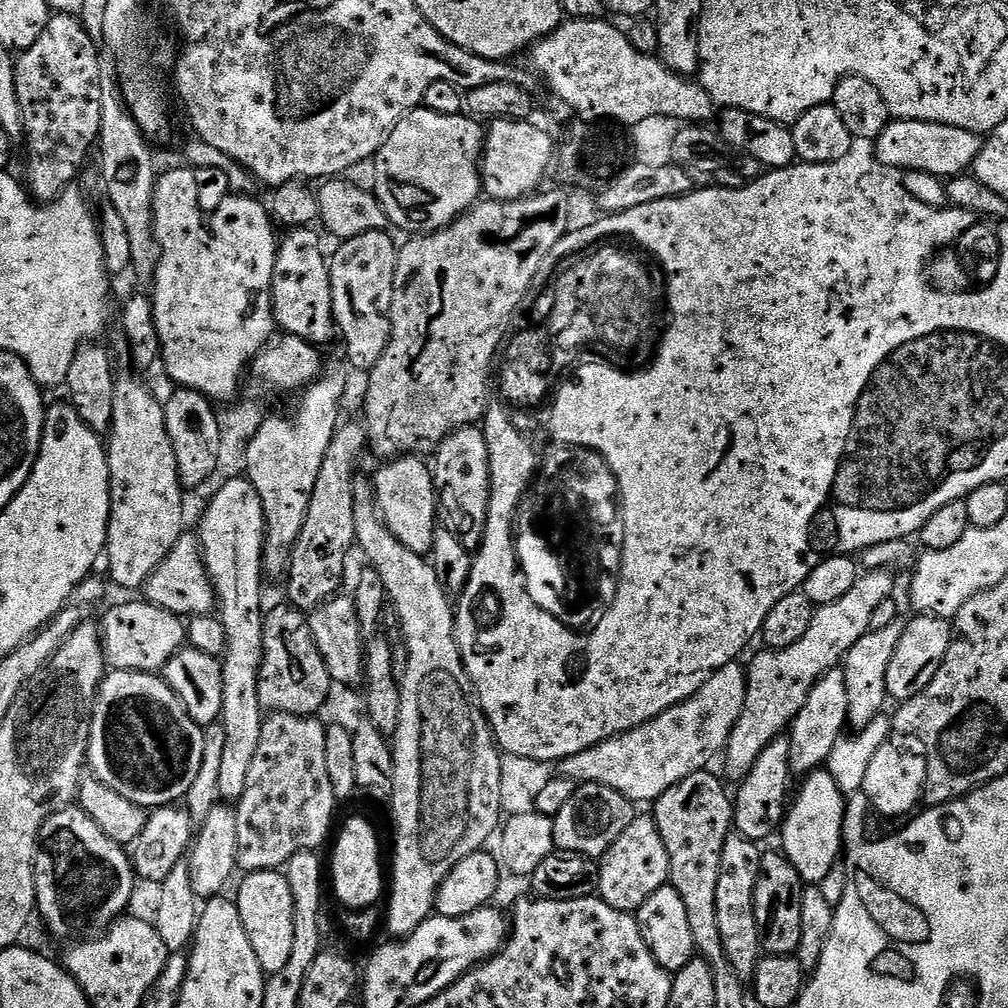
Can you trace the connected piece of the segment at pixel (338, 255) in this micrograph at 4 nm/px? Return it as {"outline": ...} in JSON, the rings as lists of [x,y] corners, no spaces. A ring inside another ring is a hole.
{"outline":[[[387,231],[359,234],[339,245],[336,253],[331,253],[328,269],[332,279],[332,301],[334,302],[334,318],[339,335],[344,336],[344,352],[348,360],[356,368],[370,370],[386,354],[392,323],[388,312],[392,308],[394,298],[394,270],[398,266],[398,251]]]}

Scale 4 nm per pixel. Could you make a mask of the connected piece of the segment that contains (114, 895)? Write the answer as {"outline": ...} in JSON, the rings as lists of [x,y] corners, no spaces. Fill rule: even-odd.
{"outline":[[[79,806],[63,808],[44,823],[40,851],[36,854],[36,907],[39,919],[41,916],[48,923],[54,935],[75,941],[107,932],[129,911],[137,879],[129,849],[114,842]]]}

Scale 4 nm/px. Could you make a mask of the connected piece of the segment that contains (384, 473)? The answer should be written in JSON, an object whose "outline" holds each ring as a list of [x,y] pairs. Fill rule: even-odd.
{"outline":[[[409,454],[389,459],[374,475],[376,504],[385,526],[392,531],[394,538],[410,550],[421,554],[431,553],[432,543],[438,527],[436,506],[436,481],[431,467],[423,464],[421,457]]]}

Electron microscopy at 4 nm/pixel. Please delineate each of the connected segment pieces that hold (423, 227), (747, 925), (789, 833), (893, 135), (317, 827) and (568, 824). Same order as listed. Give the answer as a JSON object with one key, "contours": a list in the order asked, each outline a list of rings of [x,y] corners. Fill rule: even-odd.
{"contours":[[[[423,106],[407,112],[388,133],[386,142],[376,151],[374,193],[393,228],[413,234],[438,232],[463,216],[482,196],[480,162],[484,151],[485,129],[479,119],[468,114],[447,116]]],[[[730,834],[722,846],[722,866],[718,874],[718,931],[722,933],[722,950],[730,966],[741,981],[748,982],[756,974],[756,968],[762,959],[762,945],[758,934],[758,918],[754,918],[754,890],[758,886],[760,867],[762,866],[762,848],[759,843],[739,834]]],[[[826,770],[813,772],[801,784],[804,785],[801,786],[796,801],[795,796],[791,801],[782,825],[782,851],[794,866],[794,870],[798,870],[805,885],[819,886],[842,856],[846,796]]],[[[893,119],[875,141],[881,165],[889,164],[904,172],[925,171],[939,178],[951,178],[967,173],[984,149],[981,133],[959,129],[954,125],[931,124],[925,120]]],[[[270,712],[264,717],[262,726],[262,738],[258,740],[258,751],[254,754],[254,763],[250,766],[250,775],[246,778],[246,790],[242,798],[235,805],[236,821],[238,822],[238,858],[236,867],[241,873],[270,872],[280,870],[287,865],[299,852],[316,852],[333,835],[332,819],[336,816],[338,801],[334,794],[334,785],[330,782],[330,773],[326,766],[326,724],[316,716],[298,716],[285,712]]],[[[580,784],[574,798],[570,798],[570,802],[566,802],[566,806],[558,810],[554,818],[554,842],[557,849],[562,852],[577,852],[593,858],[603,857],[604,853],[610,850],[610,846],[614,846],[618,838],[622,838],[622,830],[626,830],[626,826],[630,826],[632,819],[638,815],[637,809],[632,808],[635,808],[633,801],[628,800],[622,793],[610,786]]]]}

